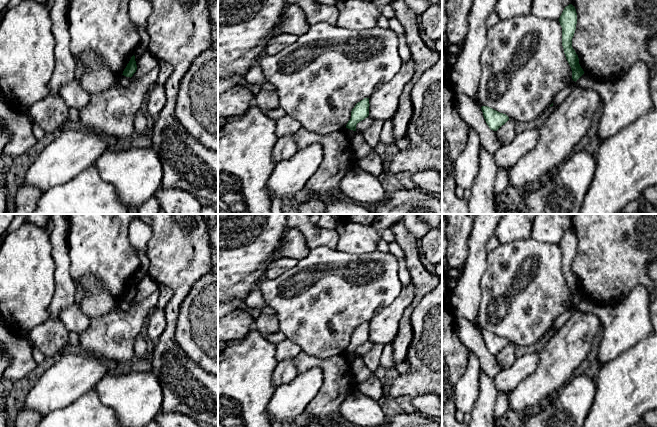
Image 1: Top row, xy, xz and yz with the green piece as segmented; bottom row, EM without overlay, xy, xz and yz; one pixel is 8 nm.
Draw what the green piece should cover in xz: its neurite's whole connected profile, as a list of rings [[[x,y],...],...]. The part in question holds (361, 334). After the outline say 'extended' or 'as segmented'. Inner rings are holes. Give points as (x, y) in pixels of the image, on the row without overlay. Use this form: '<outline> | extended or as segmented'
[[[364,322],[358,326],[351,335],[351,342],[346,352],[356,355],[356,349],[369,340],[369,322]]] | as segmented

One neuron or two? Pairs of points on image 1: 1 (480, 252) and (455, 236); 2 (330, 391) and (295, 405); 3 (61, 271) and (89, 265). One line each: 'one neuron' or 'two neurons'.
1: two neurons
2: two neurons
3: two neurons

